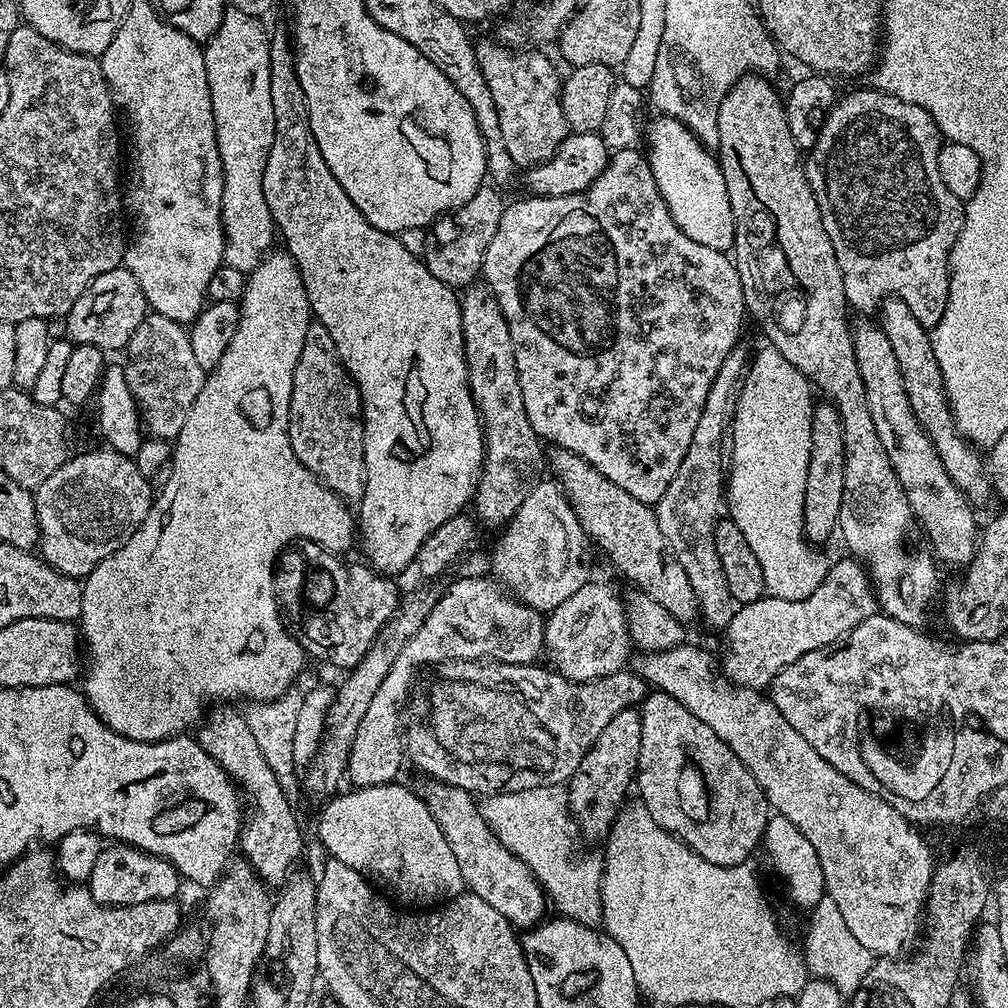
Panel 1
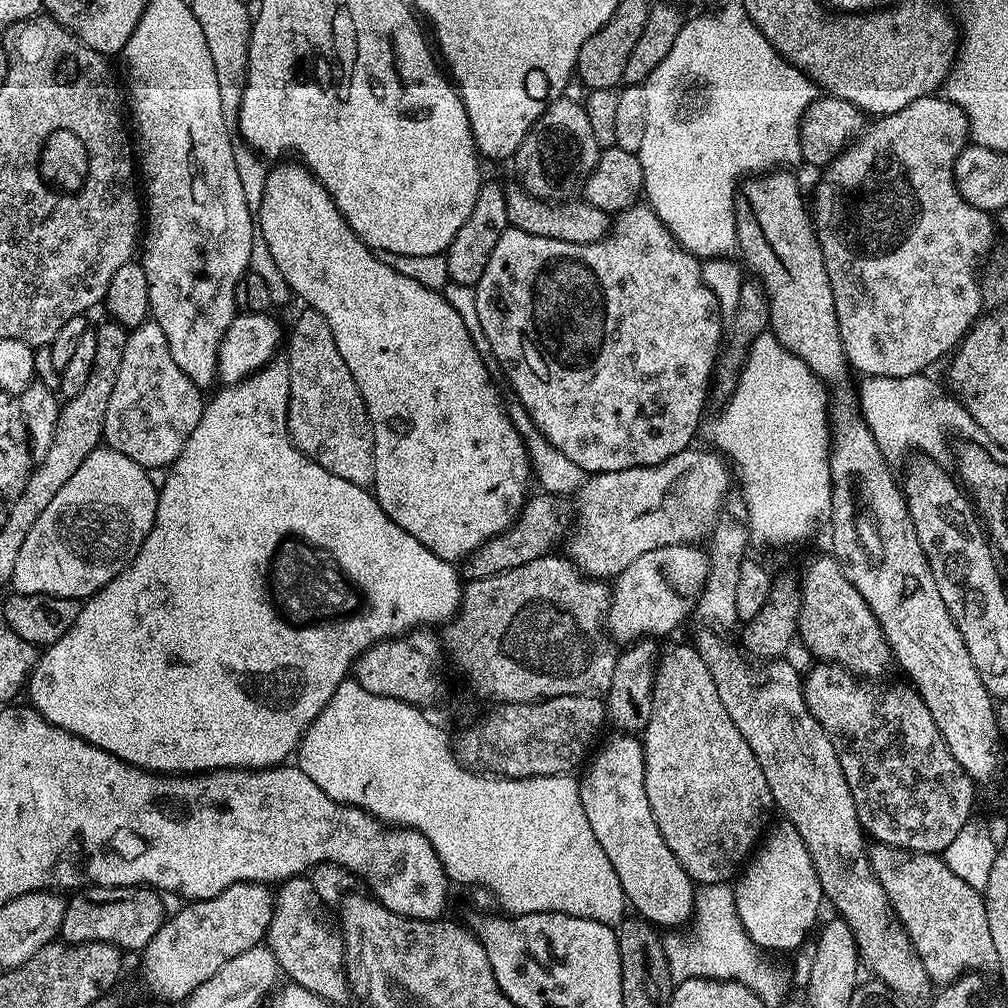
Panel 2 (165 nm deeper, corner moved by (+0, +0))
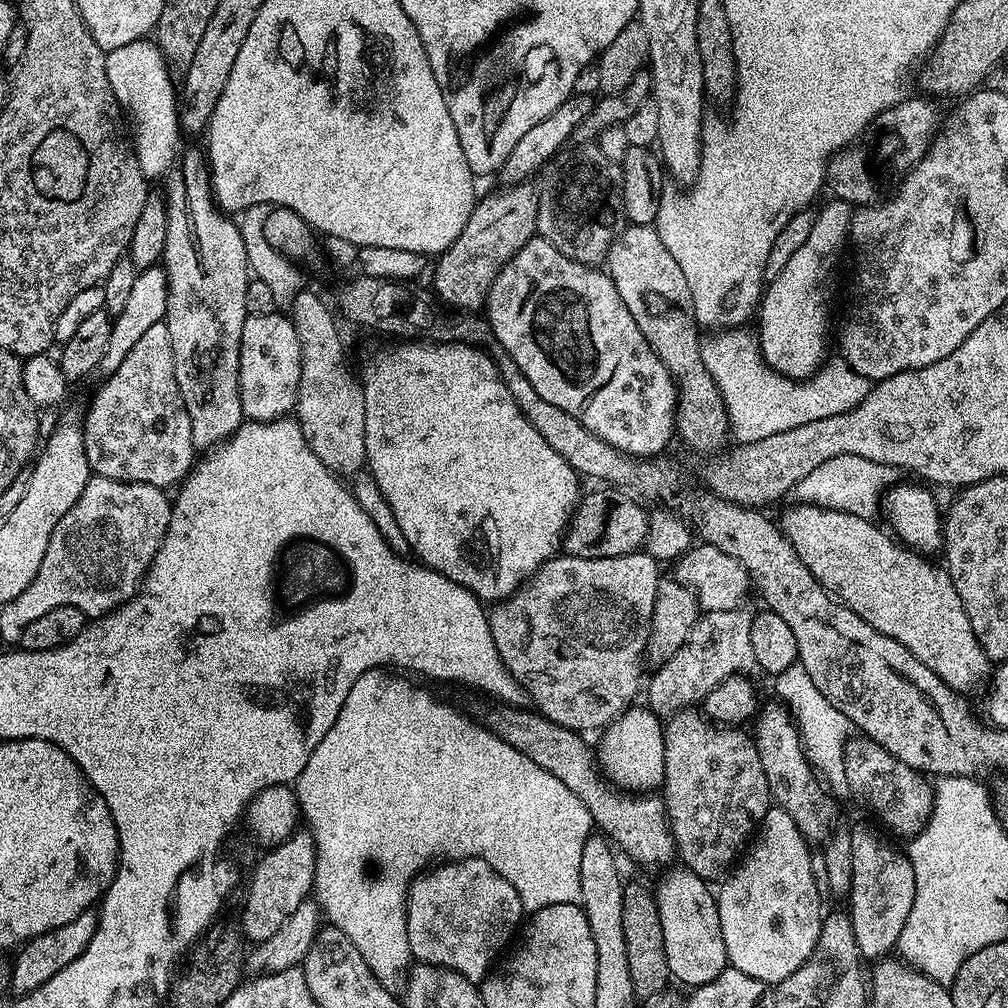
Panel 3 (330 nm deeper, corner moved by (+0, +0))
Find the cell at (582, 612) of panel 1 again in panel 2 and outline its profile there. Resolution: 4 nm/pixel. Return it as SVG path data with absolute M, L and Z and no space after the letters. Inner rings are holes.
M696 544L658 546L658 550L650 550L642 554L642 558L630 562L630 566L626 566L626 570L622 570L620 575L615 577L610 588L606 627L613 641L627 646L641 638L661 638L660 636L666 635L667 632L674 631L687 616L693 615L707 577L708 554L703 547Z

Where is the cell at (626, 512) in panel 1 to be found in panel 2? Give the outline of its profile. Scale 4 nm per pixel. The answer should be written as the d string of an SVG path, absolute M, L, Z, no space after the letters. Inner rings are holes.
M704 630L704 633L694 640L694 647L702 662L706 662L710 678L714 678L718 698L722 698L722 706L726 706L730 722L738 726L738 734L742 734L742 738L746 738L746 746L754 750L754 758L758 758L758 766L762 766L762 774L766 774L766 782L772 791L773 805L779 810L781 808L784 811L783 819L793 824L798 834L802 834L802 842L806 842L806 850L814 862L820 887L824 889L824 900L832 903L840 911L837 913L847 920L856 939L856 947L860 949L860 959L866 965L867 971L869 968L872 971L869 973L875 979L893 988L900 996L915 1002L919 996L927 994L928 988L930 989L928 975L918 954L912 949L904 927L892 910L886 890L882 890L872 872L866 848L864 852L866 833L860 826L854 794L846 782L846 774L842 774L842 766L838 762L838 754L830 737L822 730L814 714L810 714L810 706L806 706L801 673L783 658L760 662L753 666L733 641L732 645L720 636L723 635L719 631Z

